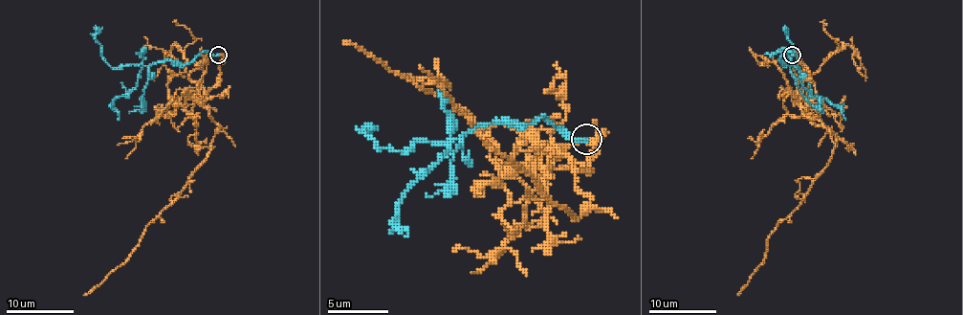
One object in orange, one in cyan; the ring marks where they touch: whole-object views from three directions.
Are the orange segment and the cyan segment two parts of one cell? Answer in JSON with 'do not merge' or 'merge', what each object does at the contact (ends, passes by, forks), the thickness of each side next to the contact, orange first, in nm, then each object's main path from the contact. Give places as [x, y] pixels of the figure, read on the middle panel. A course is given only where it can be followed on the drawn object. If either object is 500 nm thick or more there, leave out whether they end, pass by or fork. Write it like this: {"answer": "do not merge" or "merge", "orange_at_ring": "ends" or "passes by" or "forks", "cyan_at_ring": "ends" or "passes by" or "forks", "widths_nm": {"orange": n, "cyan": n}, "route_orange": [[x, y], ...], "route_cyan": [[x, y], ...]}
{"answer": "merge", "orange_at_ring": "ends", "cyan_at_ring": "ends", "widths_nm": {"orange": 260, "cyan": 240}, "route_orange": [[587, 142], [590, 168], [557, 168], [551, 157], [569, 157], [590, 199], [575, 217], [447, 96], [343, 41]], "route_cyan": [[587, 139], [562, 135], [538, 117], [529, 123], [481, 123], [462, 132], [399, 206], [399, 224], [404, 236]]}

